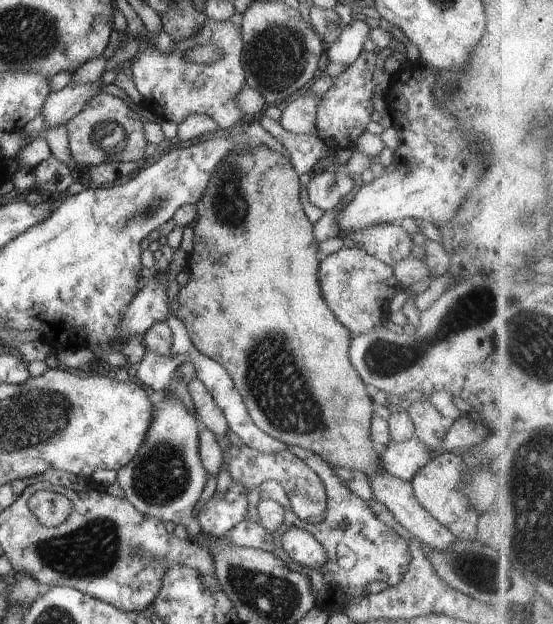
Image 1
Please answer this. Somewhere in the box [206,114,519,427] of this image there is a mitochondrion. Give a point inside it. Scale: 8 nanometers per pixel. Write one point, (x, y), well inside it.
(229, 207)

